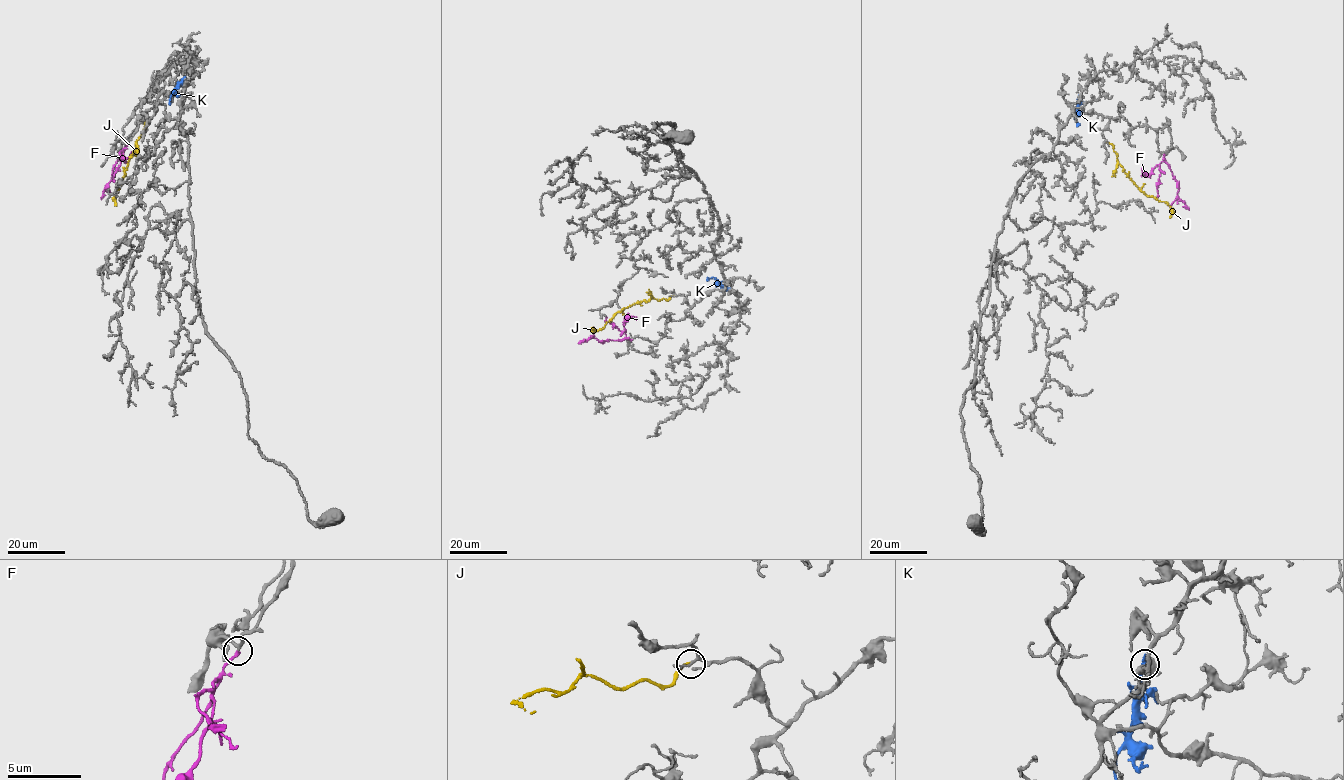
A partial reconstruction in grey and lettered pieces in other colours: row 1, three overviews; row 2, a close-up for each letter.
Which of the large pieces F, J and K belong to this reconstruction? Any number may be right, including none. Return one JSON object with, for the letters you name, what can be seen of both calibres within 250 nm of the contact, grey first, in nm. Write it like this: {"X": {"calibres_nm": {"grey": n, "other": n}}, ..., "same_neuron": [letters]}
{"F": {"calibres_nm": {"grey": 160, "other": 240}}, "same_neuron": ["F"]}

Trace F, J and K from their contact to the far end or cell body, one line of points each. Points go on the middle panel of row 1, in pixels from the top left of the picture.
F: (631, 339), (599, 341), (592, 337), (583, 341), (585, 338)
J: (672, 296), (668, 299), (651, 298), (637, 301), (616, 313), (597, 331), (592, 331), (593, 327)
K: (730, 291), (714, 278), (707, 278)

